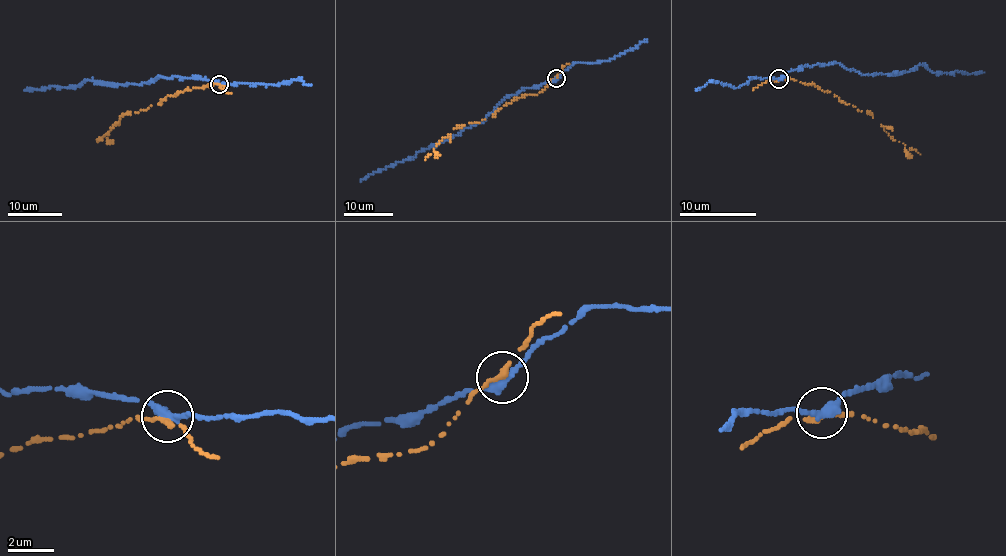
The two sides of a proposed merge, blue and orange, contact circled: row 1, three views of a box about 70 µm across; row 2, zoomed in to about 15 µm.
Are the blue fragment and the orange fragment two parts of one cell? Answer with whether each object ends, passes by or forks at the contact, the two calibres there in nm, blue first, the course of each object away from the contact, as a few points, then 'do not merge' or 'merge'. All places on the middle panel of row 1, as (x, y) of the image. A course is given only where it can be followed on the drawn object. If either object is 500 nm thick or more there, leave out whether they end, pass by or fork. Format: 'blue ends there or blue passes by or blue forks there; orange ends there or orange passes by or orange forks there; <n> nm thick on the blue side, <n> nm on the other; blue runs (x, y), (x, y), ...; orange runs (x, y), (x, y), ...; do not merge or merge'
500 nm thick on the blue side, 320 nm on the other; blue runs (556, 77), (511, 94), (484, 121), (360, 181); orange runs (556, 78), (538, 94), (523, 95), (503, 105), (492, 117), (459, 126), (424, 160); do not merge

